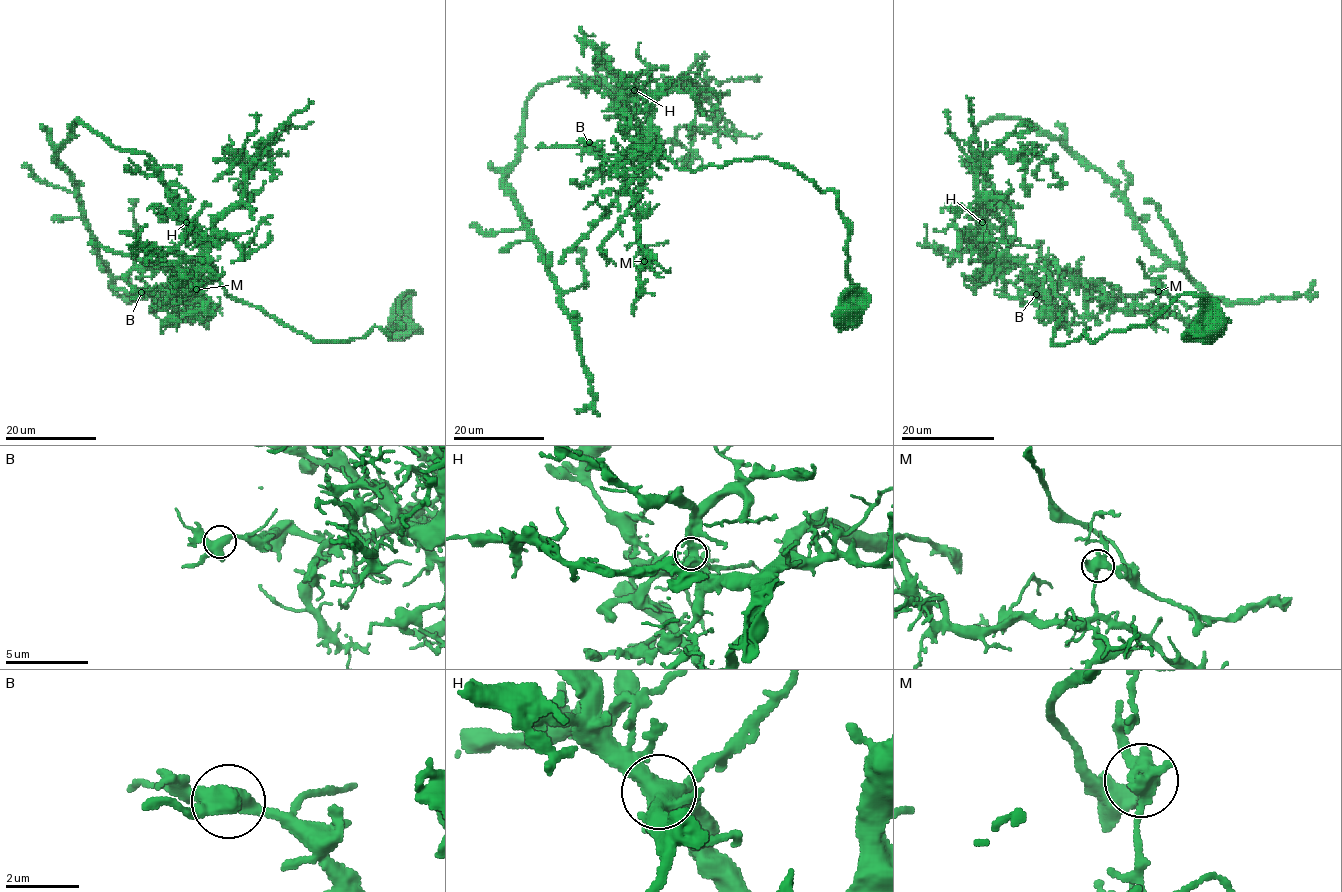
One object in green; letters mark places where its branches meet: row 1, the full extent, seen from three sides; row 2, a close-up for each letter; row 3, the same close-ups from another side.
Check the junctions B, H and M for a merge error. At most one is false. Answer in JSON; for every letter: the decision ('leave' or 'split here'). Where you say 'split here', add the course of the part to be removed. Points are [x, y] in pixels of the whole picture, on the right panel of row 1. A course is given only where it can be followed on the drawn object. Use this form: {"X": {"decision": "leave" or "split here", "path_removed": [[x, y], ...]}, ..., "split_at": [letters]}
{"B": {"decision": "leave"}, "H": {"decision": "leave"}, "M": {"decision": "split here", "path_removed": [[1159, 291], [1167, 291], [1144, 269], [1139, 257]]}, "split_at": ["M"]}

